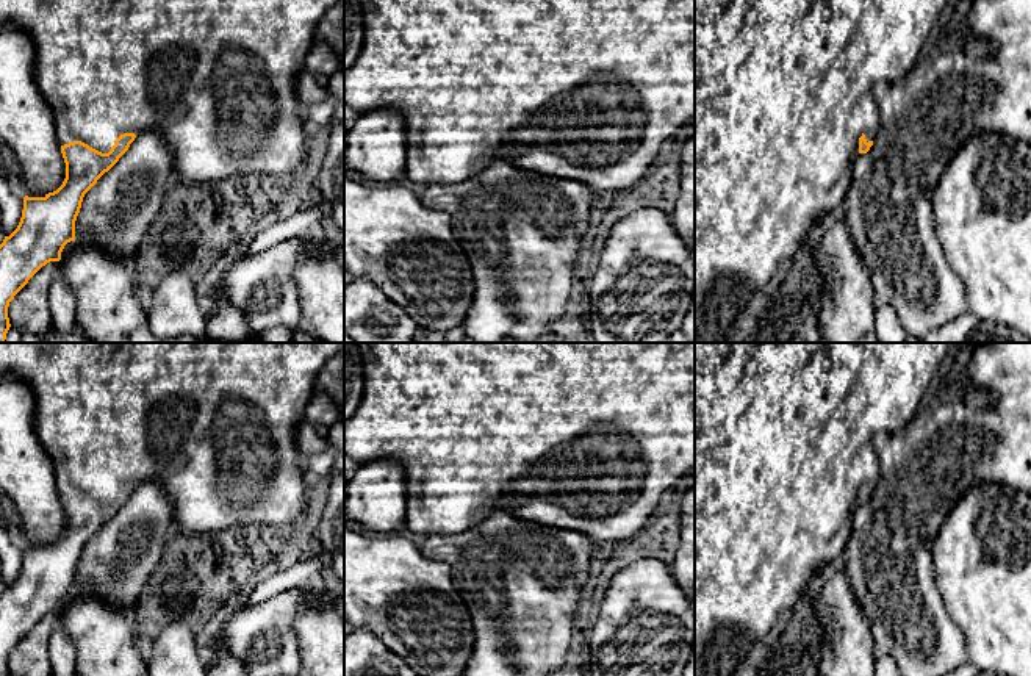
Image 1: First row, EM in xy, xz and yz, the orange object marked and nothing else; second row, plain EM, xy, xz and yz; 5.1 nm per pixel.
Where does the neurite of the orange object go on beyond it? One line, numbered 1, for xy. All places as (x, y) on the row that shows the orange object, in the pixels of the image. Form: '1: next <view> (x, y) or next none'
1: next xy (216, 79)

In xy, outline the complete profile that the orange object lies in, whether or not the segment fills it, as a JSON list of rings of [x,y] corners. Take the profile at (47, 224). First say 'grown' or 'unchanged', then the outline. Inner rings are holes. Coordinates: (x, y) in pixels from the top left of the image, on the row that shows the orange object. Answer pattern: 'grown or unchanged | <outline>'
grown | [[[0,0],[0,25],[11,23],[23,30],[34,44],[34,83],[55,117],[55,133],[66,163],[63,185],[42,197],[23,197],[22,218],[17,228],[5,236],[0,244],[0,343],[5,343],[11,327],[8,307],[14,296],[47,263],[59,261],[64,246],[75,239],[75,221],[84,194],[108,172],[128,150],[141,133],[155,131],[171,147],[174,172],[178,183],[203,185],[227,178],[247,177],[286,177],[296,175],[307,158],[307,136],[310,125],[299,111],[296,83],[305,67],[305,56],[314,45],[314,33],[325,14],[344,0]]]

